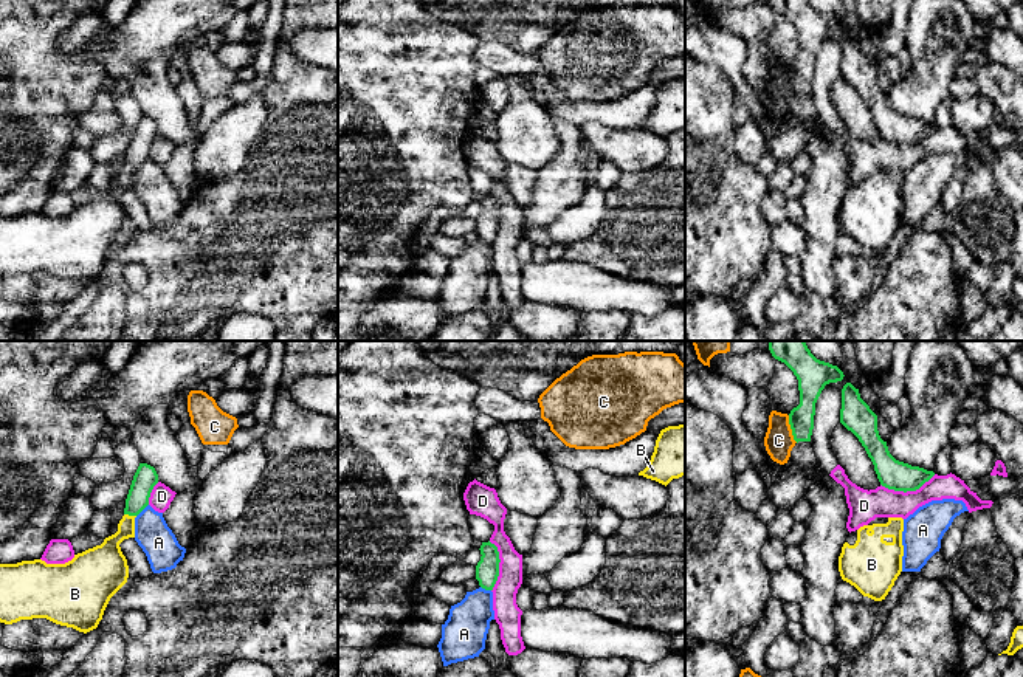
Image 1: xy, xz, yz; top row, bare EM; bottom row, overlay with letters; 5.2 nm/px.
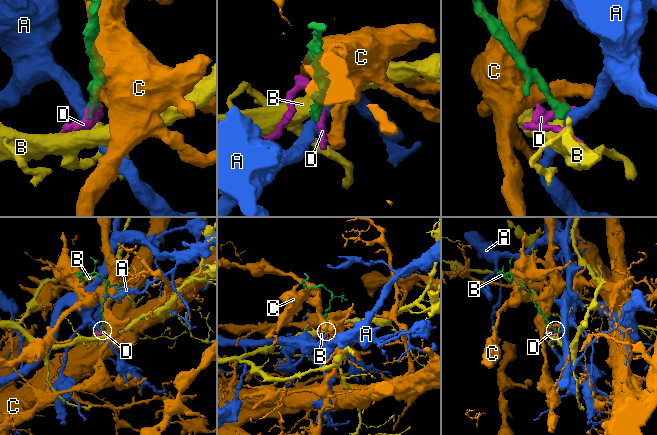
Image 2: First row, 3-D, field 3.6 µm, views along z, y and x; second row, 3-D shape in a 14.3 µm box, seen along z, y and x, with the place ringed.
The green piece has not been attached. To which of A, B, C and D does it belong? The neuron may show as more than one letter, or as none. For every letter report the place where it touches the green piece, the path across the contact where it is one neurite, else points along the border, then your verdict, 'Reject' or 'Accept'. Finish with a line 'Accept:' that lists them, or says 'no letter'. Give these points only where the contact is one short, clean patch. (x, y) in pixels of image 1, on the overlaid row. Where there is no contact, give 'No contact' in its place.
A: Touches green at xy (143, 508). Boundary: xy (148, 504), (137, 516). Reject
B: Touches green at xy (130, 515). Accept
C: Touches green at yz (791, 428). Reject
D: Touches green at yz (907, 490). Boundary: yz (935, 474), (915, 490), (895, 491), (881, 485). Reject
Accept: B

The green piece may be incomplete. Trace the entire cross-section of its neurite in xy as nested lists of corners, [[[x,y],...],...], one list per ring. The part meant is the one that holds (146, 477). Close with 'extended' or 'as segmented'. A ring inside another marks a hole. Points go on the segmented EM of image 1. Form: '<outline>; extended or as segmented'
[[[140,463],[118,531],[65,564],[42,559],[0,564],[0,623],[46,618],[90,632],[98,627],[110,598],[127,582],[129,565],[119,544],[135,538],[135,517],[149,505],[158,474]]]; extended

